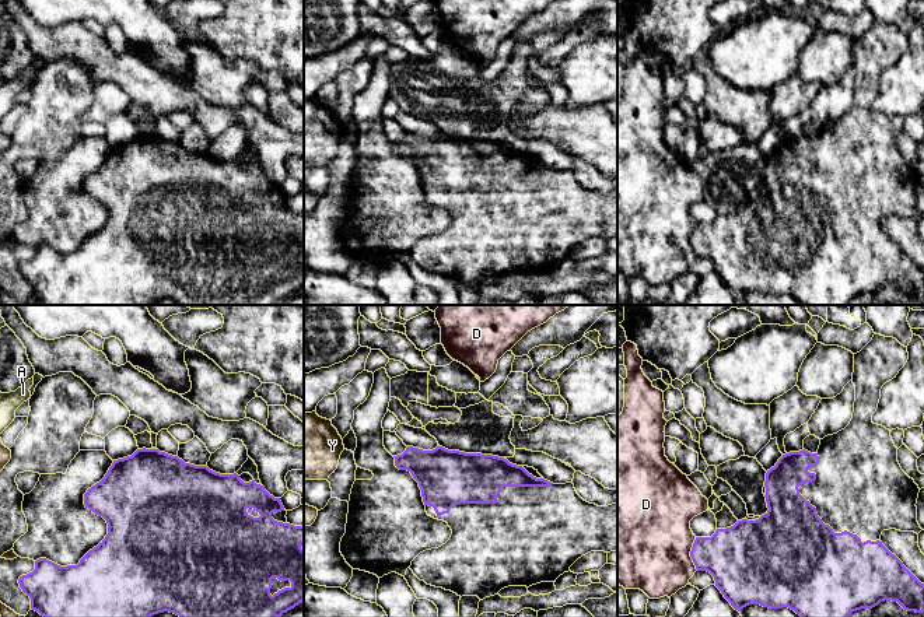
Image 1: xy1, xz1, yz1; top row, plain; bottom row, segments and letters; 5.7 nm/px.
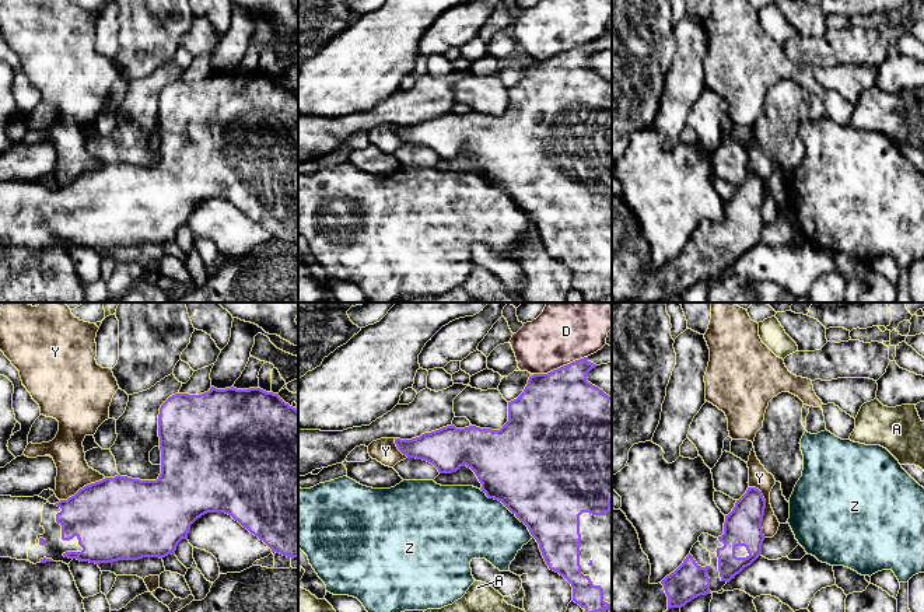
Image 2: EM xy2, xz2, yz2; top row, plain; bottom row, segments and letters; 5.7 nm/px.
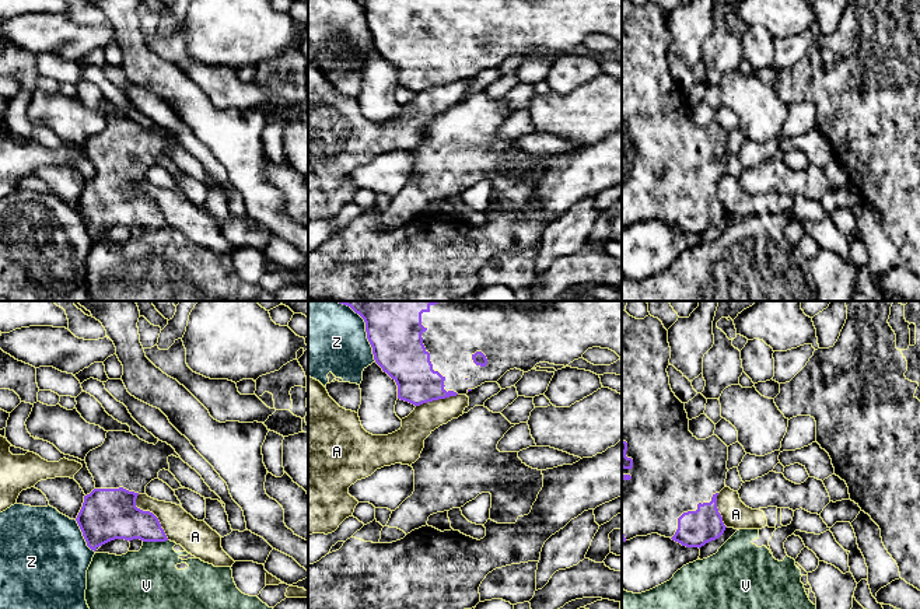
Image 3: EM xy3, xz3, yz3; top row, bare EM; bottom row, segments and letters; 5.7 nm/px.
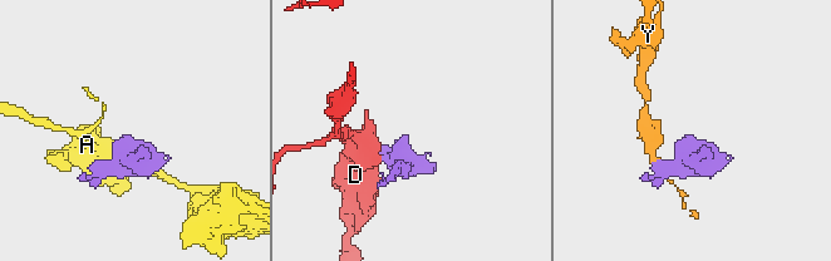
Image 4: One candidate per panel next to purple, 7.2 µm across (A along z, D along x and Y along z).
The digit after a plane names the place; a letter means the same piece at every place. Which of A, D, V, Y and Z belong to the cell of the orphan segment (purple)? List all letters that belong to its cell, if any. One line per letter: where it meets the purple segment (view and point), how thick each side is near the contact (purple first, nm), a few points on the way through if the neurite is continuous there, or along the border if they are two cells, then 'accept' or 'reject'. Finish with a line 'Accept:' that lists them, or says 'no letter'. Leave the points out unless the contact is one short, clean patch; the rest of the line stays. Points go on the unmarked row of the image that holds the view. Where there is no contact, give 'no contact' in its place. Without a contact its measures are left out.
A: contact xy3 (151, 199); calibres 300 and 190 nm; reject
D: contact xz2 (560, 53); calibres 460 and 320 nm; reject
V: contact xy3 (154, 227); calibres 240 and 380 nm; reject
Y: contact yz2 (765, 193); calibres 220 and 120 nm; reject
Z: contact xz2 (508, 195); calibres 500 and 380 nm; reject
Accept: no letter

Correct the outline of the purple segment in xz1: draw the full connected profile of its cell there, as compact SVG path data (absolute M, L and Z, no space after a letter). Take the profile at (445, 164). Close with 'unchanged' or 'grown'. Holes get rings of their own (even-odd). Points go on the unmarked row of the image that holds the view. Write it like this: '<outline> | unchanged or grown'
M407 133L393 144L395 153L410 158L419 169L427 201L447 208L452 217L445 231L420 239L412 248L410 256L427 271L451 277L461 284L477 283L483 287L508 273L529 274L540 269L556 269L591 238L617 238L617 190L589 190L577 180L573 169L553 171L533 164L522 153L504 144L448 137L442 133L433 137Z | grown

